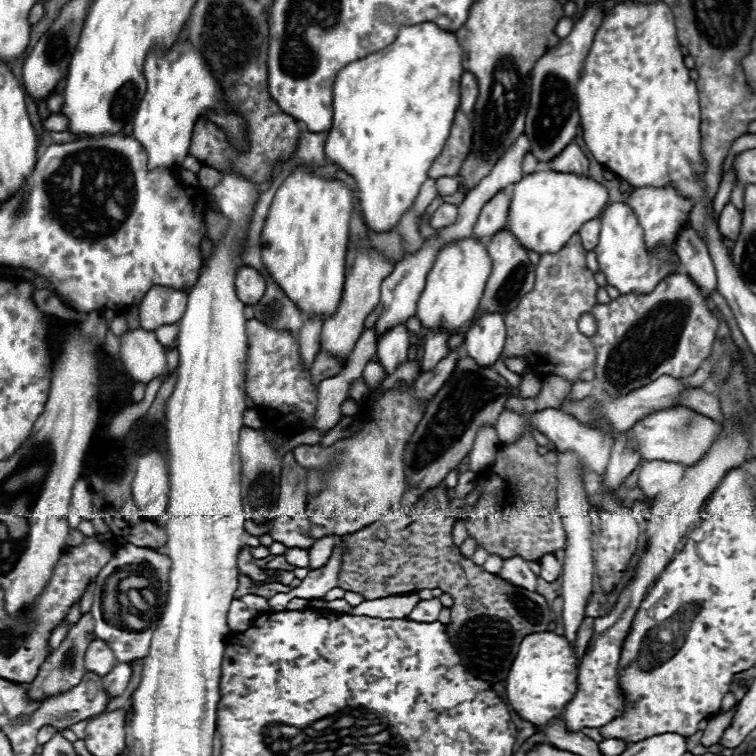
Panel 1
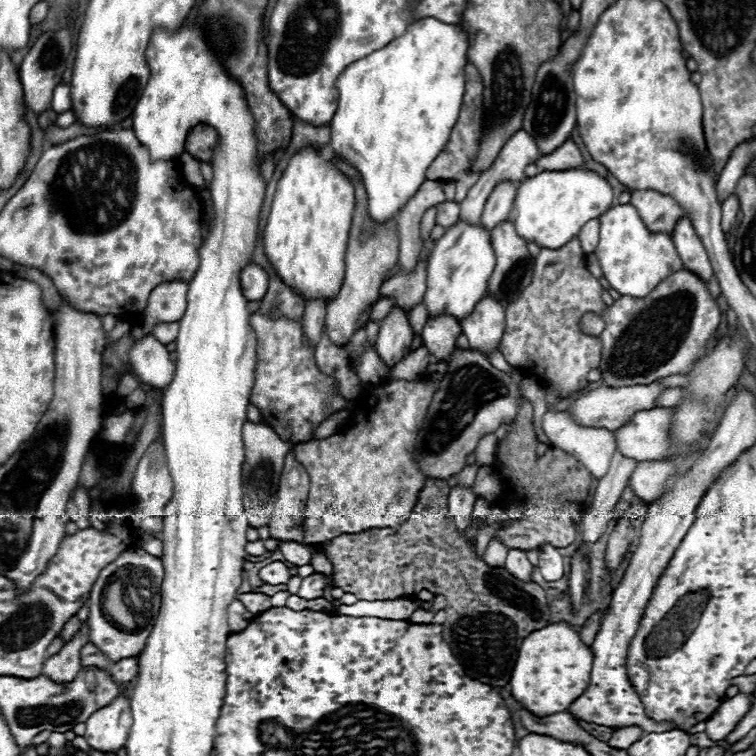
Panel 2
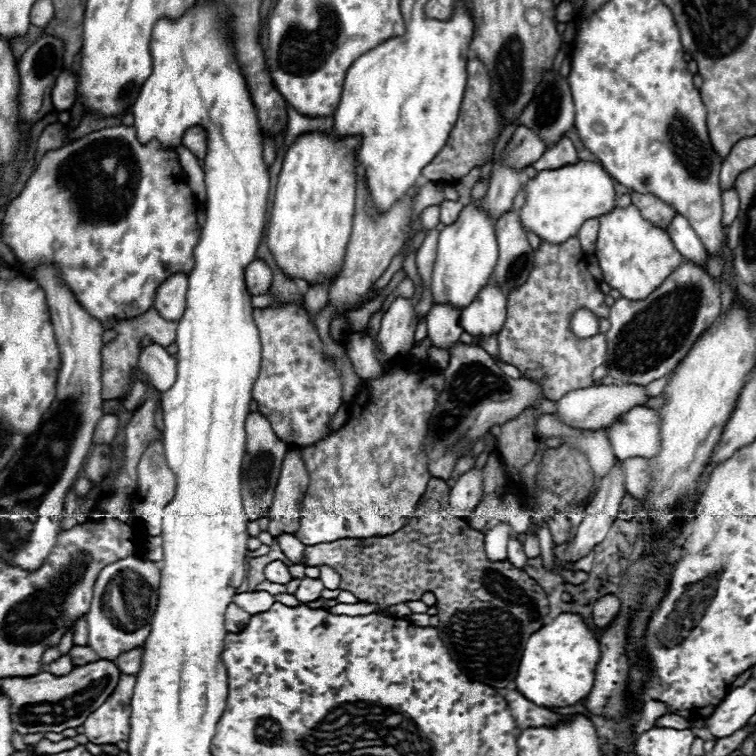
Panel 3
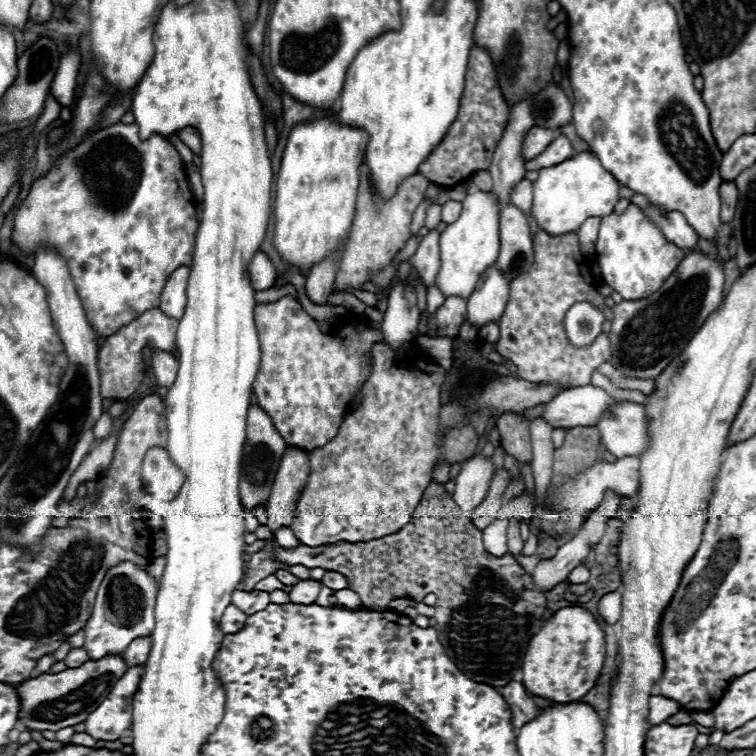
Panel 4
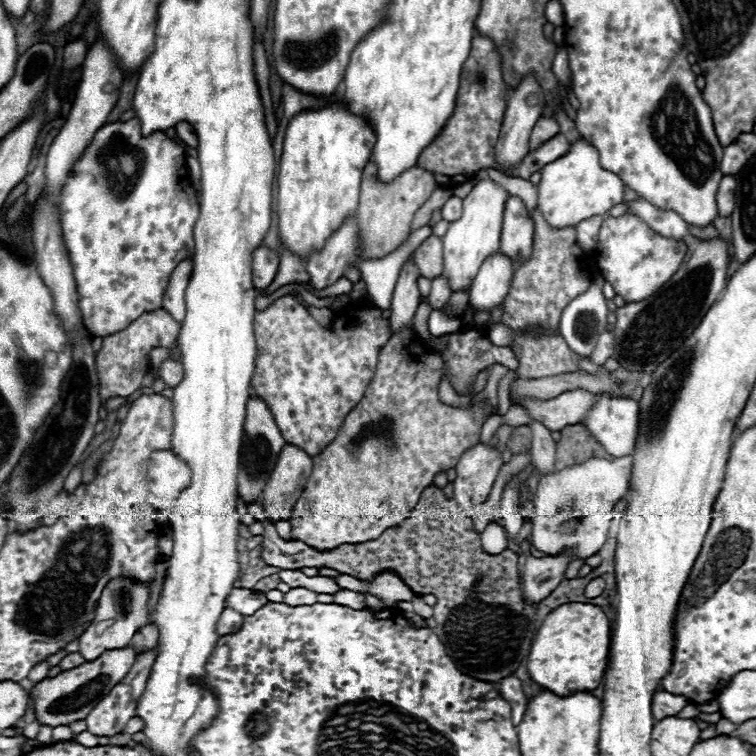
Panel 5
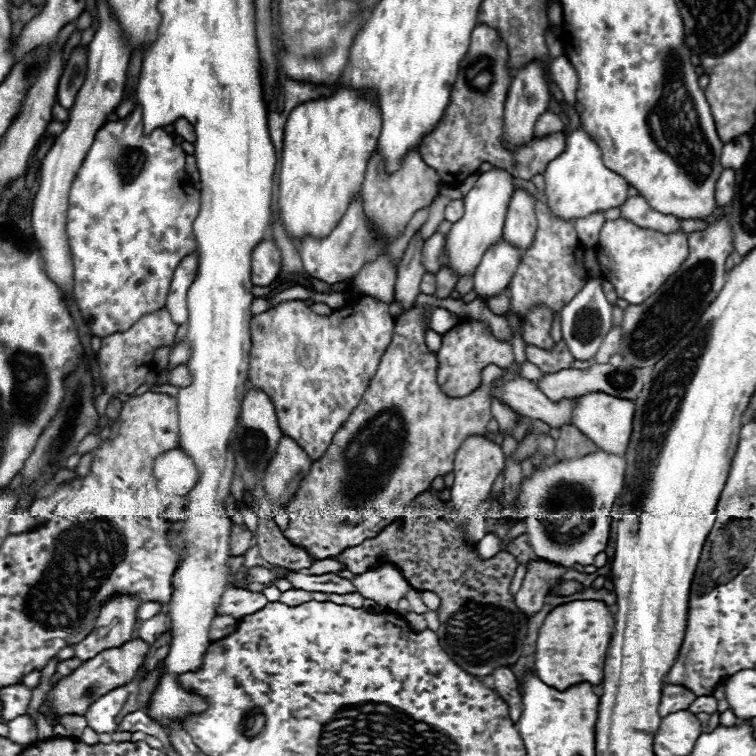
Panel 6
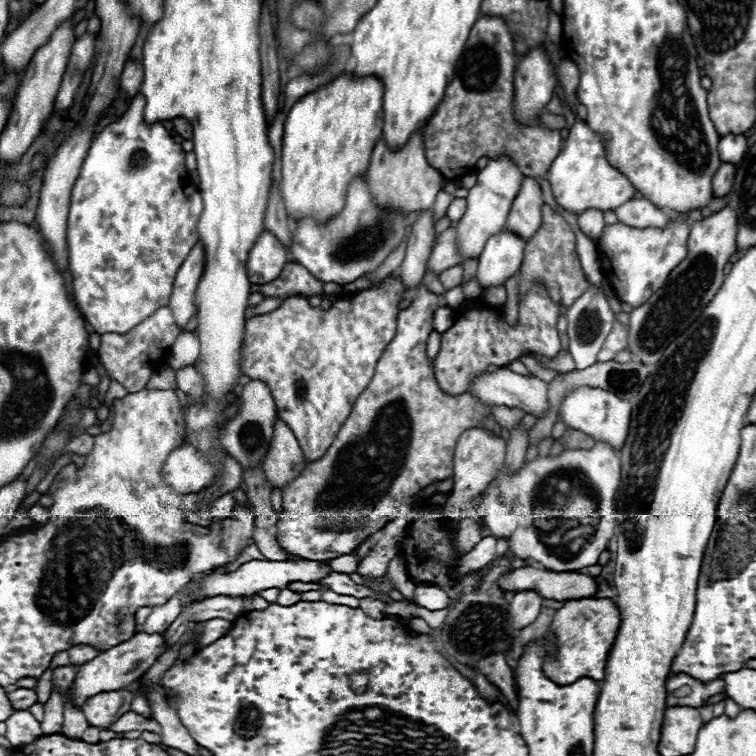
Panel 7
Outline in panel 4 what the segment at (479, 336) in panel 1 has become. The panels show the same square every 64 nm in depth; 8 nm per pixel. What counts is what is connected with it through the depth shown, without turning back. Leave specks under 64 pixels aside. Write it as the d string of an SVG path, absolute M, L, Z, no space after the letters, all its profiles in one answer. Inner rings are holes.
M496 264L484 270L480 276L472 296L468 298L468 320L484 326L490 320L500 320L504 306L508 302L508 290L510 280L496 270ZM494 268L494 270L492 270Z

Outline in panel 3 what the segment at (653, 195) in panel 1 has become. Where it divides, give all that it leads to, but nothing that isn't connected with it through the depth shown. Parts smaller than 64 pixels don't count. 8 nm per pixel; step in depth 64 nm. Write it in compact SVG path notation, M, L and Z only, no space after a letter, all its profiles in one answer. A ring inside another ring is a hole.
M632 192L632 204L640 210L640 214L646 220L650 220L658 228L666 228L670 224L670 220L676 216L676 210L674 208L670 208L668 204L664 204L662 200L658 200L652 194Z

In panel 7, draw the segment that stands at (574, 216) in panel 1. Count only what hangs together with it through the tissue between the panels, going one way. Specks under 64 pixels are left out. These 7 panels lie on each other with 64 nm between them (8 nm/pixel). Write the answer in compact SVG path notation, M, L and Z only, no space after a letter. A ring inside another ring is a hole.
M578 120L572 126L572 130L562 146L562 152L552 162L552 168L548 170L546 178L550 182L556 202L564 210L574 212L574 214L580 214L590 208L612 210L636 196L634 184L618 168L610 166L610 162L606 158L604 138L600 134L596 134L594 130L590 130L584 120Z

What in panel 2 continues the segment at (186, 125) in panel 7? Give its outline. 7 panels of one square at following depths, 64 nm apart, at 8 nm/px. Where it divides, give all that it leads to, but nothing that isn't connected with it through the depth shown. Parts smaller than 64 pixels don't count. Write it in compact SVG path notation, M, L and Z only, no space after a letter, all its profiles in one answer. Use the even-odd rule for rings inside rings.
M196 124L186 138L186 150L204 162L210 162L214 146L216 146L216 130L210 128L208 124Z

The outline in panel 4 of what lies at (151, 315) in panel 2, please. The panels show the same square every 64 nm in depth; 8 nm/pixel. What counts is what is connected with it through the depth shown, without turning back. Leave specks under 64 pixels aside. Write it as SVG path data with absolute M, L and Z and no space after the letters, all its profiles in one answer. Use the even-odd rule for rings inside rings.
M180 266L166 280L166 286L160 294L160 306L158 306L166 316L172 316L176 320L182 318L184 308L186 308L186 282L188 282L188 276L190 276L190 268Z

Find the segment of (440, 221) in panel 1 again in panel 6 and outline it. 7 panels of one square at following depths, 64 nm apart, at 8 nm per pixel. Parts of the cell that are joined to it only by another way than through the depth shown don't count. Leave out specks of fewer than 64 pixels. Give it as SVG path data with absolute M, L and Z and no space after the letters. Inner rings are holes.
M450 200L446 210L444 210L444 220L456 222L462 218L462 214L464 214L464 202L462 200Z

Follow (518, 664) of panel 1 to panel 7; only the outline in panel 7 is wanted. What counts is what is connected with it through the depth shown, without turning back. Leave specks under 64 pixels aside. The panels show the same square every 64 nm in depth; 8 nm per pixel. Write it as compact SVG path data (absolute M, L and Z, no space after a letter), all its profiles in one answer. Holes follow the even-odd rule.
M580 598L568 600L554 616L552 630L558 640L558 656L544 662L544 672L558 684L572 684L580 676L592 676L594 680L604 678L604 668L612 644L620 628L620 610L610 598Z

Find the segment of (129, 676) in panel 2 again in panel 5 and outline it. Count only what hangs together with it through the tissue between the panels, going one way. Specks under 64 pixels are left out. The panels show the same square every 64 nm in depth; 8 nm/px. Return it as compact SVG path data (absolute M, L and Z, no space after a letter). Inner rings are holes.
M150 622L150 624L146 624L144 628L140 628L136 634L134 634L134 638L132 638L132 646L138 650L138 652L144 652L144 650L150 650L150 648L154 648L156 646L156 642L158 642L158 626L156 626L156 622Z

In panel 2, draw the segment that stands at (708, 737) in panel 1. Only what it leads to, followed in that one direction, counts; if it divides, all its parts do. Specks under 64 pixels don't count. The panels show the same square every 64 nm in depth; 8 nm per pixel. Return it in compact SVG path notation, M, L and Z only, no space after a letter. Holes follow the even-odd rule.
M736 694L726 698L720 708L706 720L706 734L712 740L724 740L754 704L754 694Z

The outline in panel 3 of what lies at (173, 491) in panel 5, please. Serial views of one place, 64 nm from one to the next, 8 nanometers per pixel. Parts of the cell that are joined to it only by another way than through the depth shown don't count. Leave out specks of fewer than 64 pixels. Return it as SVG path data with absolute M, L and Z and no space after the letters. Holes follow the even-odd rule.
M162 442L150 444L138 464L138 492L142 498L168 504L176 494L176 474L166 464Z

